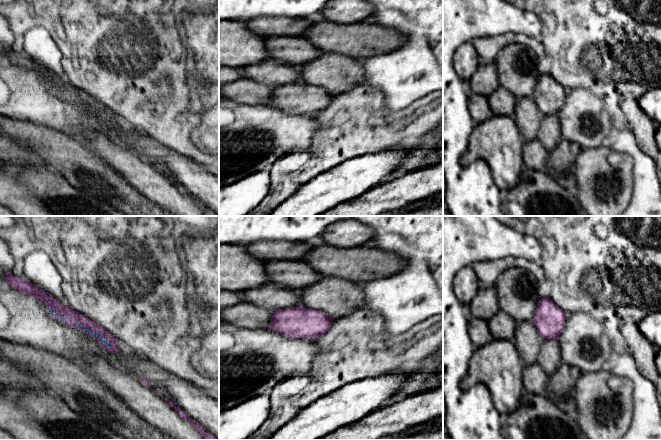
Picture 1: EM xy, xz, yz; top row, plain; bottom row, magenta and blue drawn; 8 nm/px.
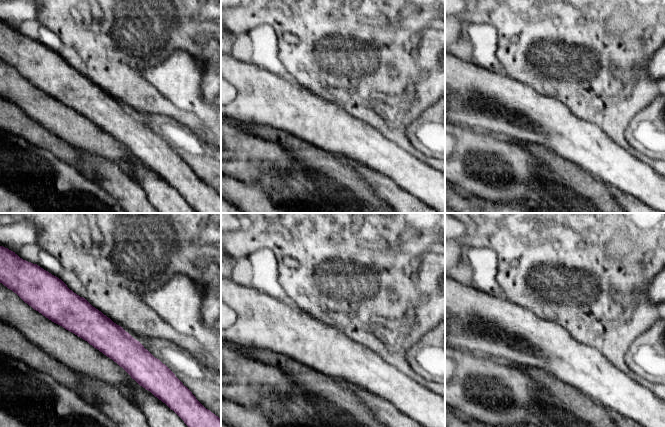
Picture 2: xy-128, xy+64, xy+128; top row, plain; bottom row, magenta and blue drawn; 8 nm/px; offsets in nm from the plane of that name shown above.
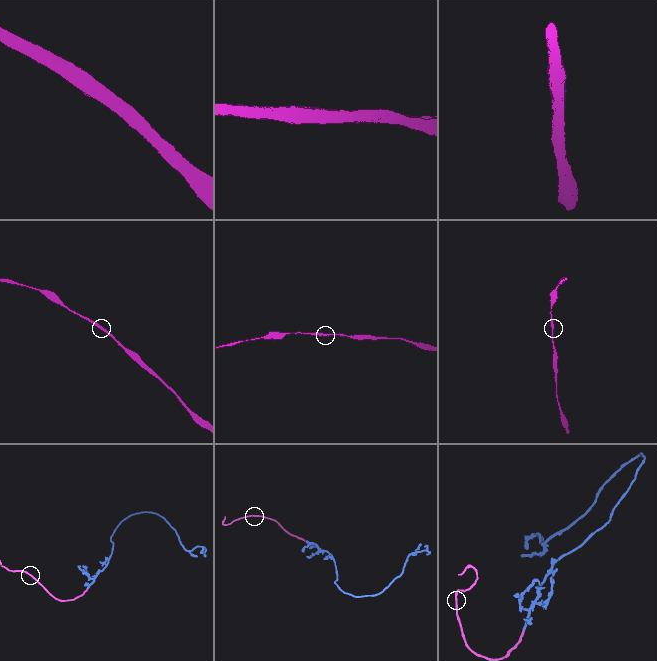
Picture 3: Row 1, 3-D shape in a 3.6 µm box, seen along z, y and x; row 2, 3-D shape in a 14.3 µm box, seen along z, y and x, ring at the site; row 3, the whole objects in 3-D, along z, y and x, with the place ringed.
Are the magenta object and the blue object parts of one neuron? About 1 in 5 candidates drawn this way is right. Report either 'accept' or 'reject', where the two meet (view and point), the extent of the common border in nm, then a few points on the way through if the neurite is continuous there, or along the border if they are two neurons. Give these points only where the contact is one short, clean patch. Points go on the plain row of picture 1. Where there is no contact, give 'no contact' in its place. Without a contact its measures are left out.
accept; contact xy (91, 110); length 380 nm

